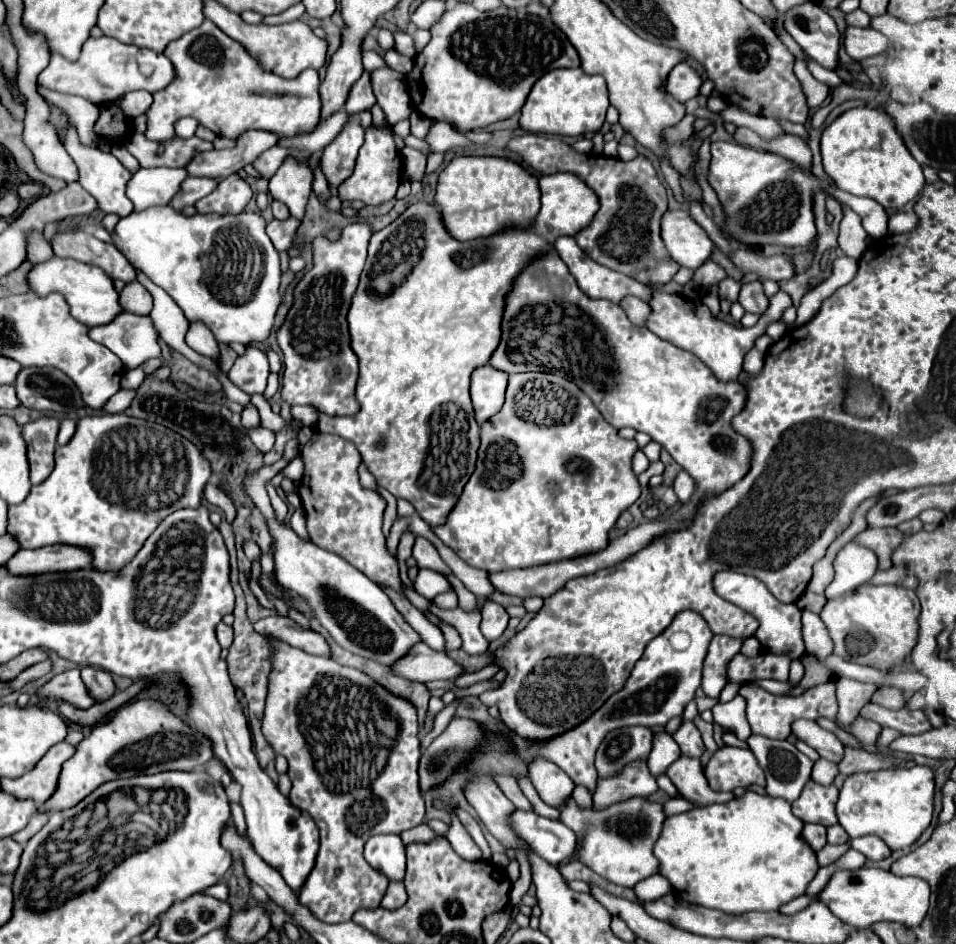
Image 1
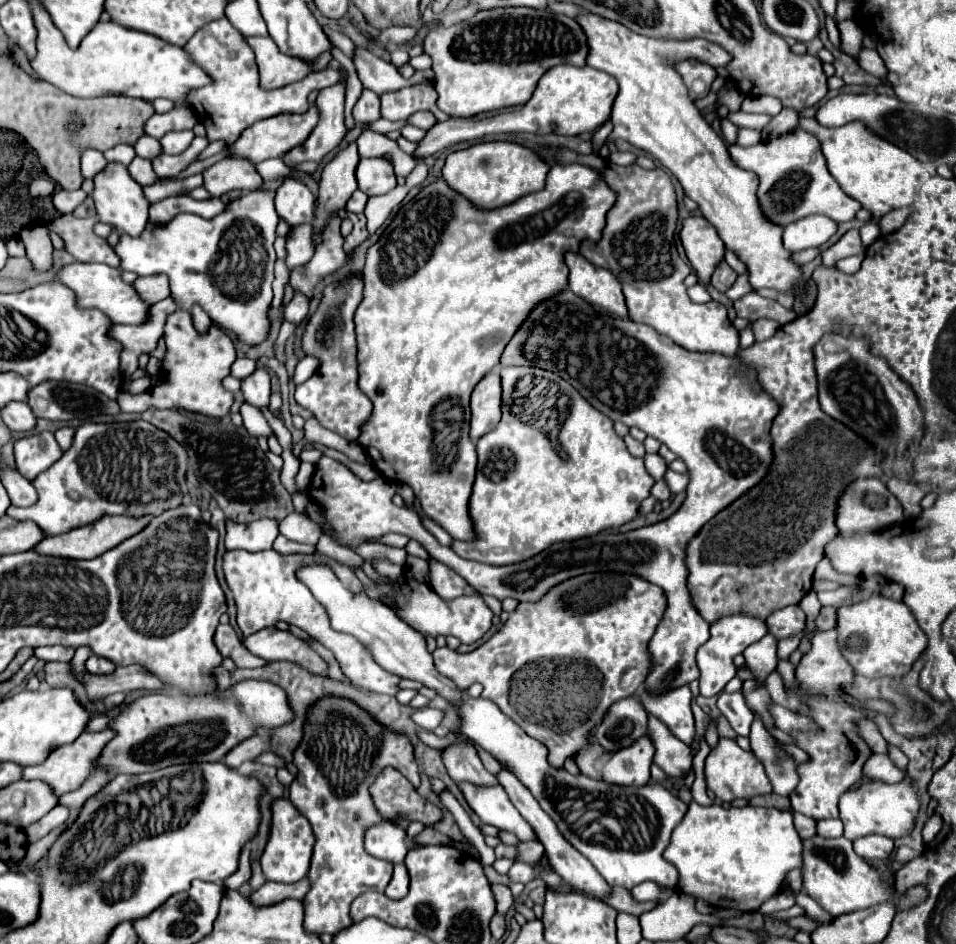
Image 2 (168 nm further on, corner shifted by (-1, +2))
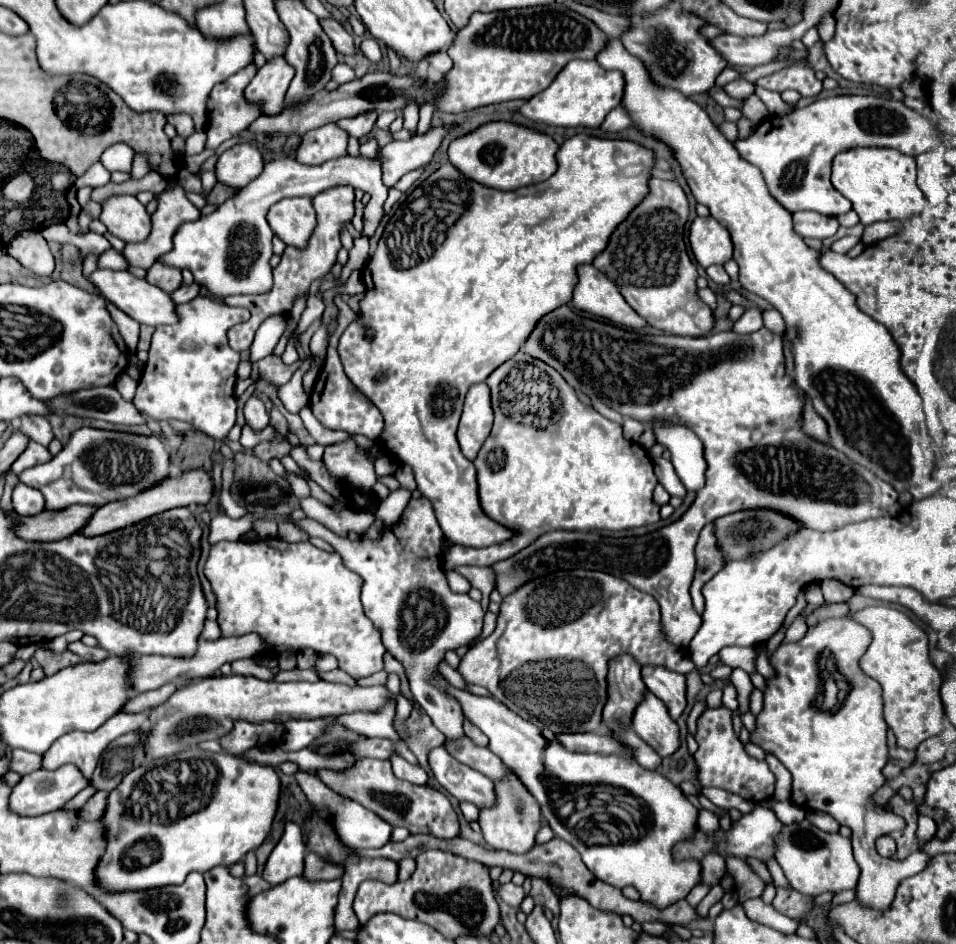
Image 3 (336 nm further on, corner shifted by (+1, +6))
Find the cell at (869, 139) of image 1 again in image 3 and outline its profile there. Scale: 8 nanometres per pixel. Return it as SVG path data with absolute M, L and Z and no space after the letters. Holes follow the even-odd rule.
M856 148L834 158L832 186L852 202L864 226L878 220L908 220L922 214L926 198L916 184L916 160L892 148Z

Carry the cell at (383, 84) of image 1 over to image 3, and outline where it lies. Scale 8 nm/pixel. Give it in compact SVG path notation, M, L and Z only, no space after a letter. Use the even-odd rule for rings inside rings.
M320 18L320 26L324 26L324 32L328 34L328 38L332 40L334 48L342 54L354 54L356 46L354 46L354 38L342 28L342 24L334 18Z

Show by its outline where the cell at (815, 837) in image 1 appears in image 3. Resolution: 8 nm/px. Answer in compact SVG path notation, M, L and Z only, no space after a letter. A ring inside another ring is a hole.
M772 802L772 810L774 810L774 814L778 816L778 820L782 824L802 822L804 816L806 816L806 812L800 806L792 804L792 802Z

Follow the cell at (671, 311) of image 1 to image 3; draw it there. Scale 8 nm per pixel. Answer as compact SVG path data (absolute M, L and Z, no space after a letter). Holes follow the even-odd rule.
M650 178L650 194L614 230L606 250L596 256L594 266L616 282L624 300L652 328L678 336L704 336L714 326L714 314L698 296L698 270L684 242L686 222L688 198L680 184Z

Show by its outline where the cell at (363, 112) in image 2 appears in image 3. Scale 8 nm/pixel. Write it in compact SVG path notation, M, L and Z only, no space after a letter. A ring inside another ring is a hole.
M366 112L366 114L362 114L362 116L344 118L344 120L338 122L338 126L340 126L342 130L346 130L348 136L354 136L356 140L362 140L362 138L372 130L372 126L374 126L374 122L376 122L376 116L378 116L376 112Z

